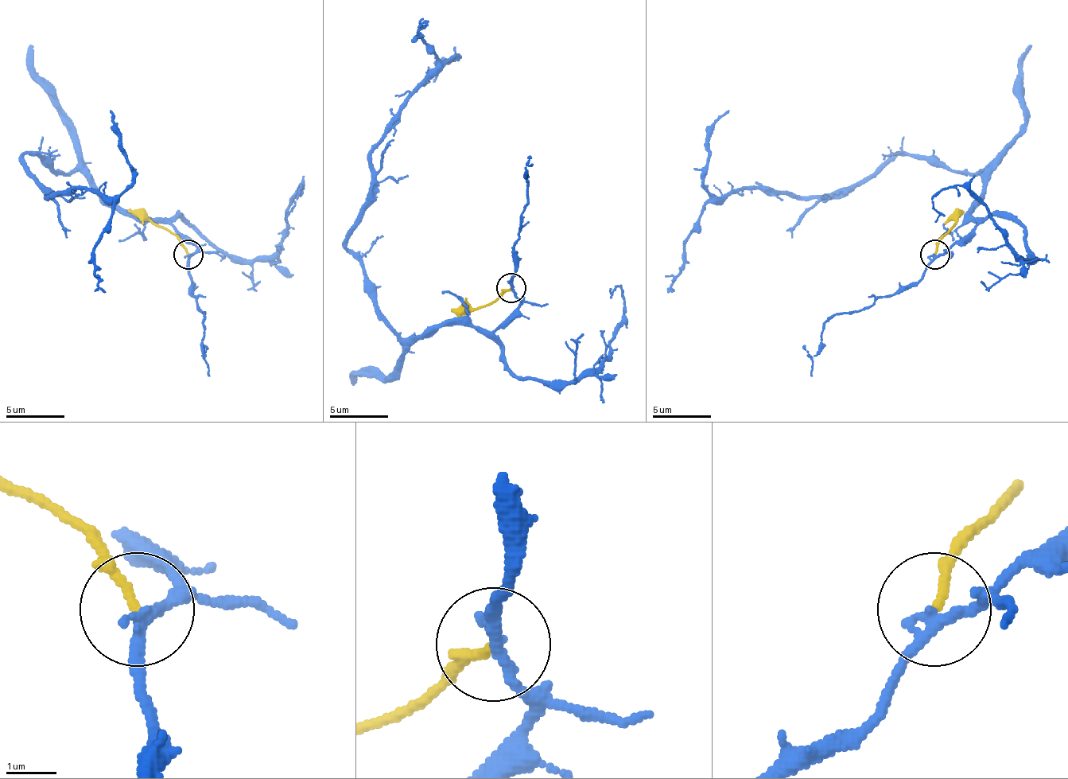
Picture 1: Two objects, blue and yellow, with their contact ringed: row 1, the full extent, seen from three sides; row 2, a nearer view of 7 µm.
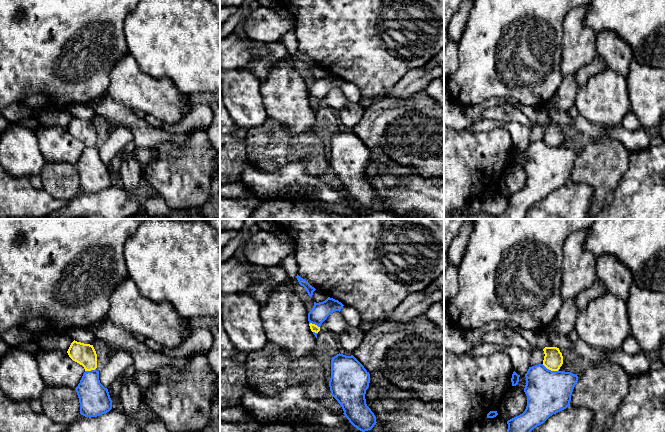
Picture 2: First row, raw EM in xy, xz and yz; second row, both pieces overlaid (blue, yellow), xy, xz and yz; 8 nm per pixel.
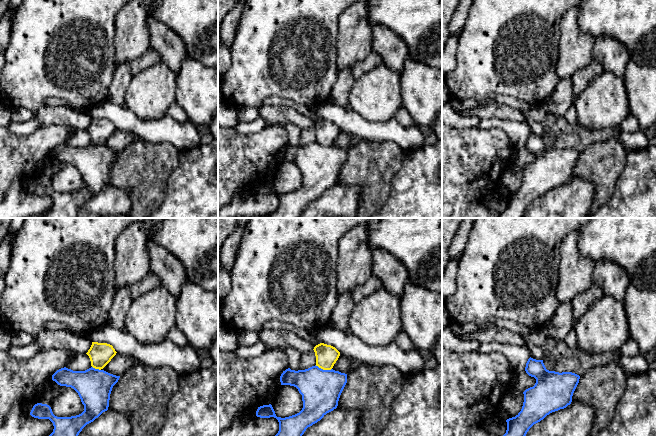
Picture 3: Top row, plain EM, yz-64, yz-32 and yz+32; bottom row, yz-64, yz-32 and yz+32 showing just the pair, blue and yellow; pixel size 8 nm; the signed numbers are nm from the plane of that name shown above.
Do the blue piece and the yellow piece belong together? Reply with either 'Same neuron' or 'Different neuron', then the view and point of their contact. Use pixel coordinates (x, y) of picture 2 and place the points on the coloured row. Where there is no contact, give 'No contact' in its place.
Different neuron. Touches blue at yz (550, 370)

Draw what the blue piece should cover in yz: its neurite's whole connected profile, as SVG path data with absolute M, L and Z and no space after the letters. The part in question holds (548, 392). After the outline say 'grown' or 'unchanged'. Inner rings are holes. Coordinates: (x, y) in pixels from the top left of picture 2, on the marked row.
M543 364L529 367L526 377L524 392L527 396L525 411L507 421L507 432L531 432L543 424L550 416L570 406L571 395L578 382L578 376L565 371L551 371Z; unchanged

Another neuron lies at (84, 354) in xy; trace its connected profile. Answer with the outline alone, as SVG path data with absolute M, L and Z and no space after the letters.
M74 340L67 353L73 361L82 365L85 371L91 371L97 368L97 354L93 345Z

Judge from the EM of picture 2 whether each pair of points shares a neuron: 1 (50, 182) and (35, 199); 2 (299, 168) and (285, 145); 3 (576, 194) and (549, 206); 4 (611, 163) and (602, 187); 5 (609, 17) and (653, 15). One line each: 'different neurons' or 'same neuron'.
1: different neurons
2: different neurons
3: same neuron
4: same neuron
5: same neuron

